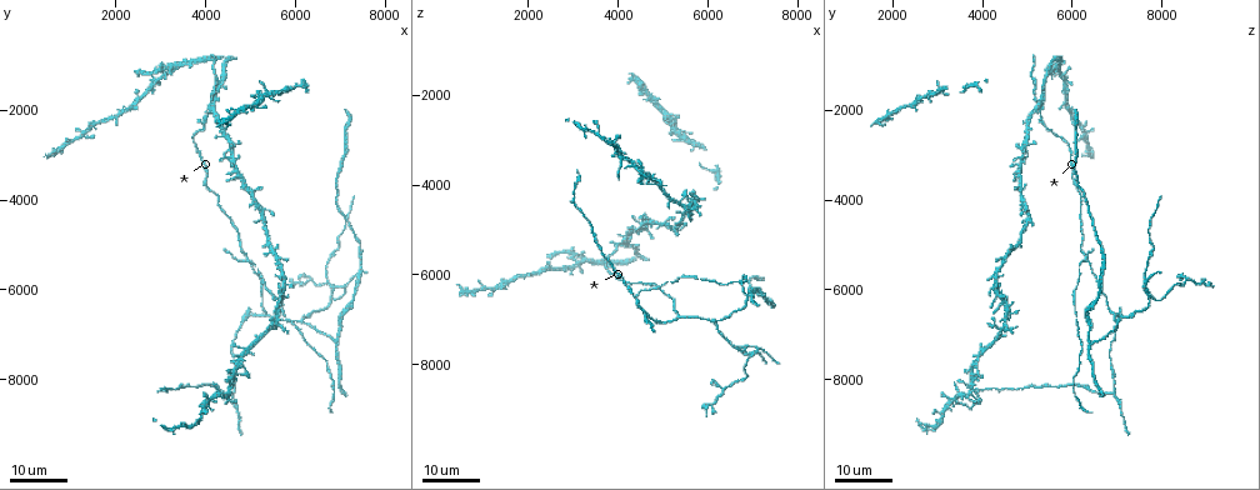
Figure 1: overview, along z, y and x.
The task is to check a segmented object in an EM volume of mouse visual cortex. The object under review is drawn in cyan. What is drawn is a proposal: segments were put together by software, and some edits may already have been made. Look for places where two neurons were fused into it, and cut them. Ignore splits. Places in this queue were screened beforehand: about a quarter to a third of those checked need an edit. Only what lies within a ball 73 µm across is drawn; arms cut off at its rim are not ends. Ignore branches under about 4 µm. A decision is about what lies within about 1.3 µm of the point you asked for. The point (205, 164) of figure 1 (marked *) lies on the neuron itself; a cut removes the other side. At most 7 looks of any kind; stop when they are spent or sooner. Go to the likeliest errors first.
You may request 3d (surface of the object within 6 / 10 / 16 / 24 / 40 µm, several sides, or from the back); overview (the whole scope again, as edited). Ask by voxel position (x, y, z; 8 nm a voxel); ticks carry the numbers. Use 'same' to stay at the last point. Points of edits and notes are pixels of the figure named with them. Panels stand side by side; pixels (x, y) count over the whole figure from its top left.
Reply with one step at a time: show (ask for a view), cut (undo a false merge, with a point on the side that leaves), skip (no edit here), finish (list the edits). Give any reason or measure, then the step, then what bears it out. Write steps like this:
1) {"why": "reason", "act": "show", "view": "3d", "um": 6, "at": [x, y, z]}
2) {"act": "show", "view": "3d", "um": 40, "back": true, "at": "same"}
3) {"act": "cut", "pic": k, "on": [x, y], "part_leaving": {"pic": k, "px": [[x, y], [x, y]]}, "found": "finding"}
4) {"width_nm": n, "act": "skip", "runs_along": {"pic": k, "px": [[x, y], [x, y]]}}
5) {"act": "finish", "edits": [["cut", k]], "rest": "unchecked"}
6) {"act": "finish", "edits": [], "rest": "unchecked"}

{"why": "a fork", "act": "show", "view": "3d", "um": 16, "at": [6100, 6750, 7100]}

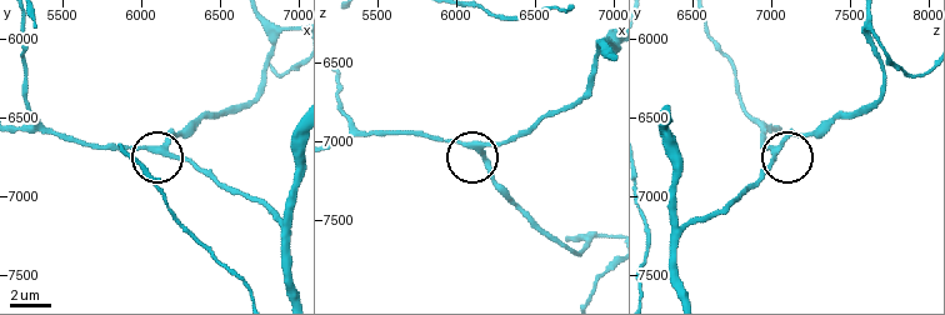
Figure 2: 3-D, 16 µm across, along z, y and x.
{"why": "closer look", "act": "show", "view": "3d", "um": 10, "at": [6160, 6700, 7020]}

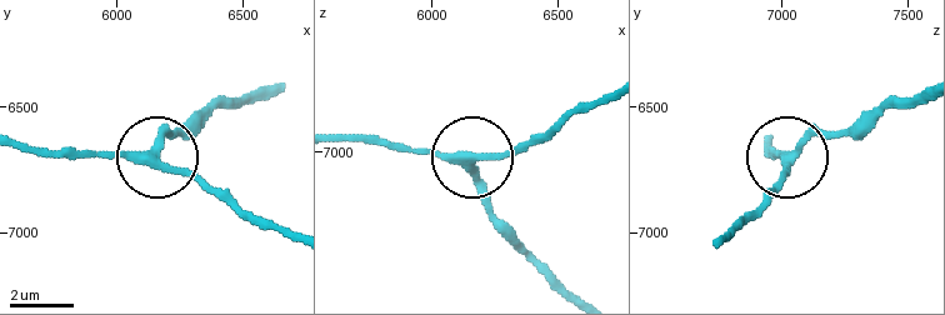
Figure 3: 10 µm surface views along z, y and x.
{"side_arm_um": 34, "arms": 3, "act": "skip", "found": "continuous, no second neuron"}

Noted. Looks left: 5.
{"why": "four-way junction", "act": "show", "view": "3d", "um": 16, "at": [4950, 5350, 6350]}

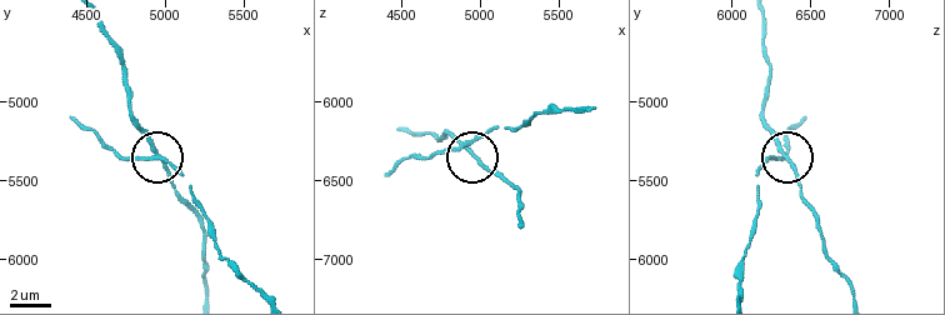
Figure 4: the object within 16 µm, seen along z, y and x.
{"act": "show", "view": "3d", "um": 6, "at": [4940, 5340, 6300]}

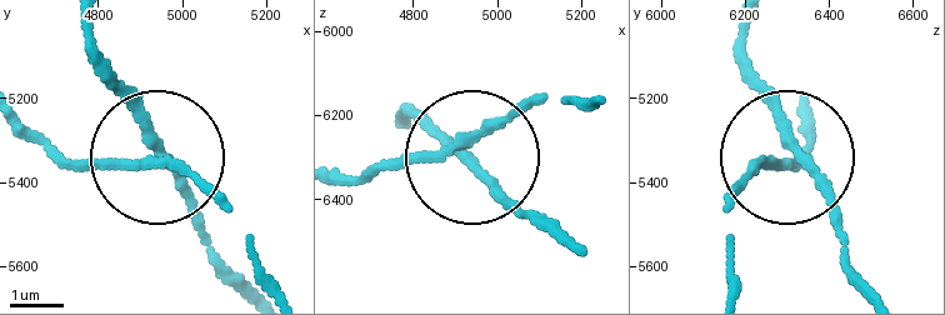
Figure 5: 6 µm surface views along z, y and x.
{"why": "other side", "act": "show", "view": "3d", "um": 6, "back": true, "at": [4945, 5330, 6325]}

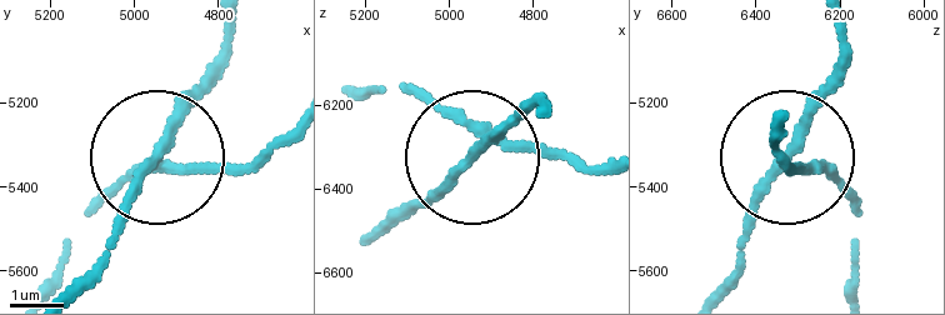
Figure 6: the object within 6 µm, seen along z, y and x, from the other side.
{"arms": 4, "act": "skip", "found": "one neuron here"}

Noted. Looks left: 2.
{"why": "three-way junction", "act": "show", "view": "3d", "um": 24, "at": [7100, 6000, 7600]}

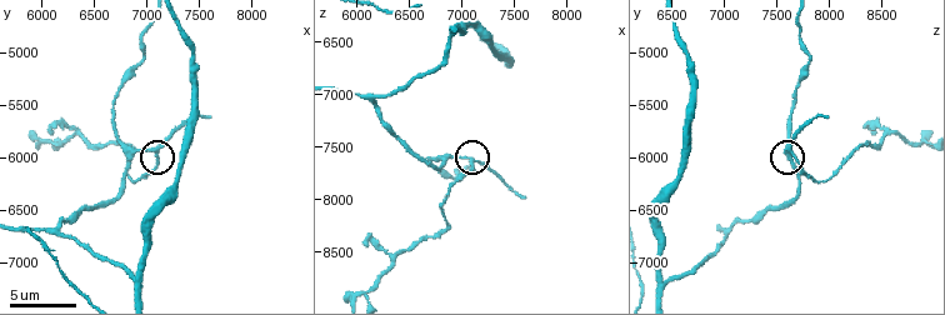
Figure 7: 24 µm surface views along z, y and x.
{"act": "show", "view": "3d", "um": 10, "at": [7080, 5960, 7640]}

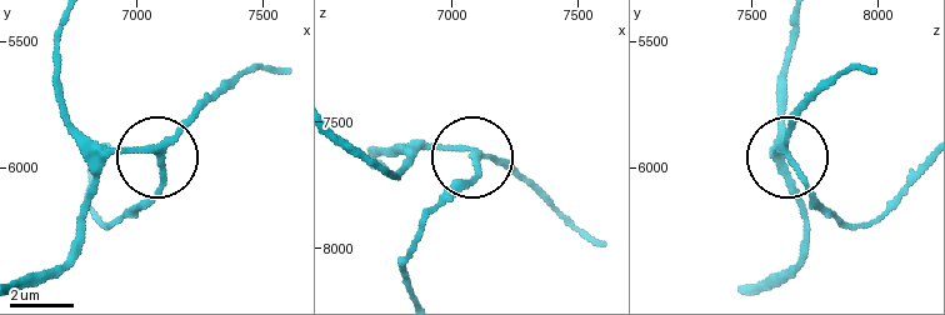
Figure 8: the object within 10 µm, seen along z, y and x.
{"width_nm": 160, "act": "cut", "pic": 8, "on": [158, 189], "part_leaving": {"pic": 8, "px": [[784, 149], [800, 179], [856, 228], [921, 170]]}, "found": "a second neuron is stuck on"}

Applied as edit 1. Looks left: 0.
{"act": "finish", "edits": [["cut", 8]], "rest": "unchecked"}

